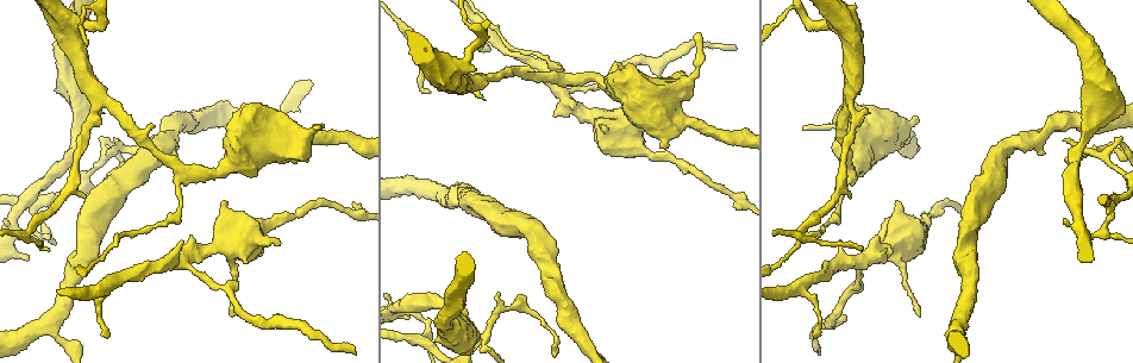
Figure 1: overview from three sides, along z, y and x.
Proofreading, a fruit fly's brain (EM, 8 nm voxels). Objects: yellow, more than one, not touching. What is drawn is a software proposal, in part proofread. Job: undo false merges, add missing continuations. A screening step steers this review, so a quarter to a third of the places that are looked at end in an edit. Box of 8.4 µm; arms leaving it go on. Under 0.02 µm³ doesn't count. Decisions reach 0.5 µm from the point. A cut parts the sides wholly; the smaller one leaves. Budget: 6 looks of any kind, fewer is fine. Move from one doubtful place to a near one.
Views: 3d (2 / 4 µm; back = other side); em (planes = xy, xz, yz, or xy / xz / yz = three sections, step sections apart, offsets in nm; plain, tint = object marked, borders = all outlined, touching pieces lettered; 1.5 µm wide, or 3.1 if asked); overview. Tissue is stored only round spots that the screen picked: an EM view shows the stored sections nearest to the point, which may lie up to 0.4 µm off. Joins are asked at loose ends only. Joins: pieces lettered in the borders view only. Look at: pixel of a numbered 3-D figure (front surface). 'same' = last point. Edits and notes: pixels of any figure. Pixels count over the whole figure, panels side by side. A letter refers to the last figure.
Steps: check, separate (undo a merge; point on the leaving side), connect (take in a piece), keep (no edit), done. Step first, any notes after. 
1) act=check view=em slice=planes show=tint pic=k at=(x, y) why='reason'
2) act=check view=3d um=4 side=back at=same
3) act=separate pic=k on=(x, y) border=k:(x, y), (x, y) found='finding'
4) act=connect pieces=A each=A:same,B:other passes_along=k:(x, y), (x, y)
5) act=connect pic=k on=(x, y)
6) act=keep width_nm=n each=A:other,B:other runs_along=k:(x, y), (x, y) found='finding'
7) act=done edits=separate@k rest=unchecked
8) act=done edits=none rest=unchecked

act=check view=em slice=planes show=borders pic=1 at=(36, 204) why='three arms meet'

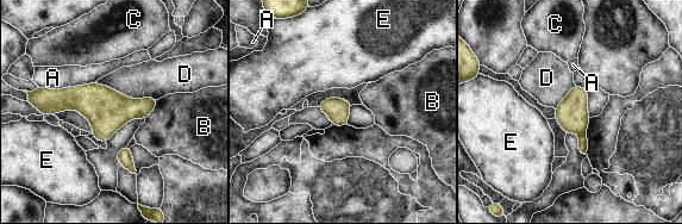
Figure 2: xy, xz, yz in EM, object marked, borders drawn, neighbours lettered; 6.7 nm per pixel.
act=separate pic=2 on=(571, 114) width_nm=160 each=A:other,B:other,C:other,D:other,E:other part_leaving=2:(152, 100), (145, 106), (43, 104) found='two neurons meet here'

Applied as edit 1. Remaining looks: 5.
act=check view=overview why='see it whole again'

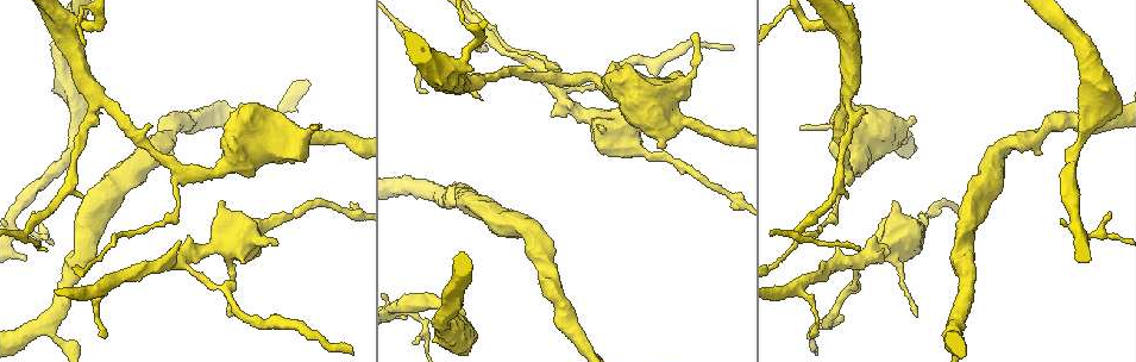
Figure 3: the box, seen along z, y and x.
act=check view=em slice=planes show=tint pic=3 at=(93, 11) why='abrupt turn'

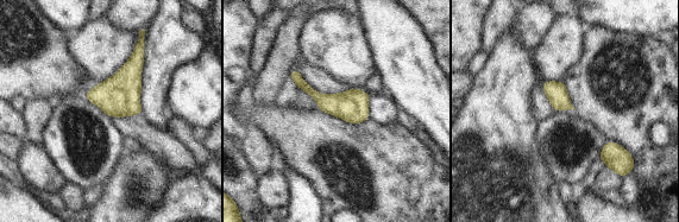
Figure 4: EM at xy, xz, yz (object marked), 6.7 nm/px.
act=check view=em slice=planes show=borders at=same

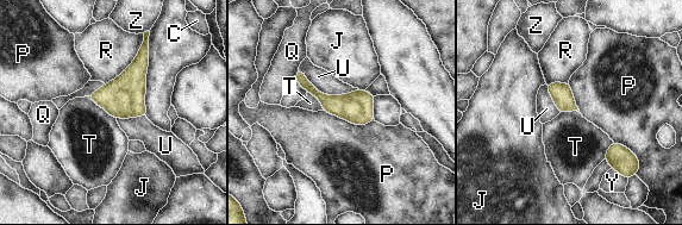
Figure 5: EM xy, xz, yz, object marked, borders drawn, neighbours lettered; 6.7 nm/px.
act=keep each=C:other,J:other,P:other,Q:other,R:other,T:other,U:other,Y:other,Z:other border=5:(88, 95), (116, 119) found='continuous, no second neuron'

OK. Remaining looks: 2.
act=check view=em slice=planes show=borders pic=3 at=(914, 118)

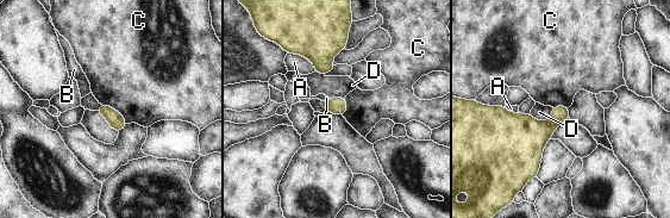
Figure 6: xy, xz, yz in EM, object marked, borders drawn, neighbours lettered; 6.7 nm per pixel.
act=keep longest_contact=C:240nm each=A:other,B:other,C:other,D:other found='none of them fits'

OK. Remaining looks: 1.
act=done edits=separate@2 rest=unchecked

